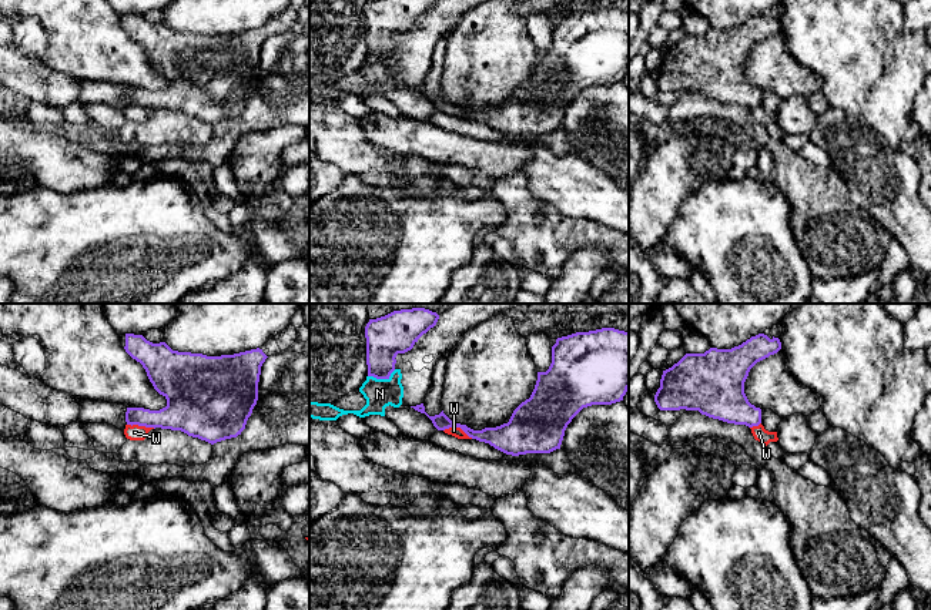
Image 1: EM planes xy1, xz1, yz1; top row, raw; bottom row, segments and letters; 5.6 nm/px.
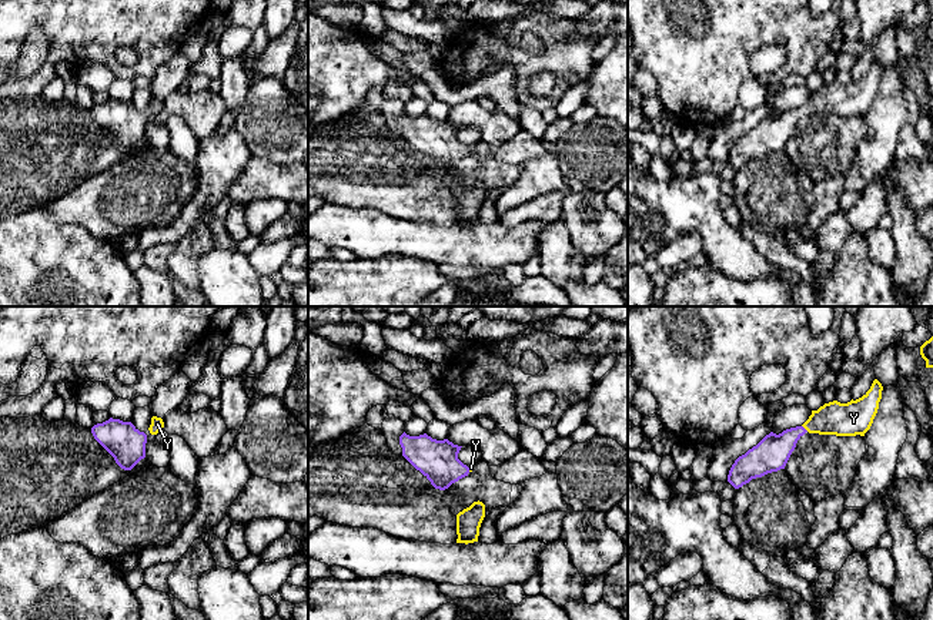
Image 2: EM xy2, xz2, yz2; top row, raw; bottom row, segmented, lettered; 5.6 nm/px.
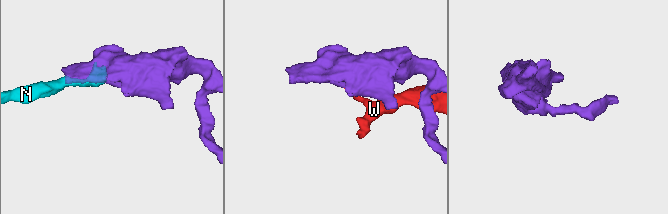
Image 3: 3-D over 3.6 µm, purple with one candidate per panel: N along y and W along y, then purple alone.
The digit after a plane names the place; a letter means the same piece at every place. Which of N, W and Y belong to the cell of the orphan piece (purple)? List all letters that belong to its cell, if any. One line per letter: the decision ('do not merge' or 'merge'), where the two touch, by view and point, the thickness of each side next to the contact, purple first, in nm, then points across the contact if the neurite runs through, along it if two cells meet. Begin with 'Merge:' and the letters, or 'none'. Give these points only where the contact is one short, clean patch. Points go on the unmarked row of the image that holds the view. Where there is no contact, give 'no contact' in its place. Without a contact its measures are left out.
Merge: Y
N: do not merge; meets purple in xz1 at (381, 59); 220 nm thick on the purple side, 160 nm on the other; border along xz1 (395, 50), (387, 59), (368, 57)
W: do not merge; meets purple in xz1 at (458, 107); 140 nm thick on the purple side, 60 nm on the other
Y: merge; meets purple in yz2 at (803, 109); 190 nm thick on the purple side, 190 nm on the other; runs through yz2 (772, 134), (803, 109), (821, 101), (842, 100)

